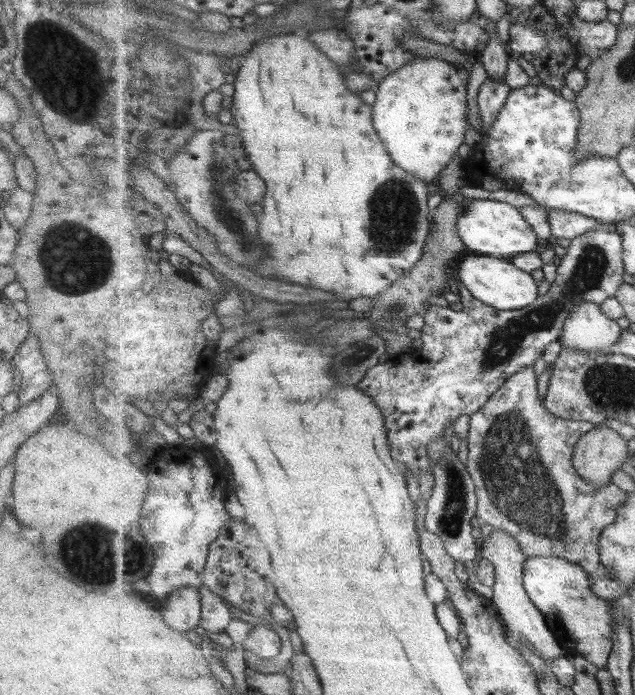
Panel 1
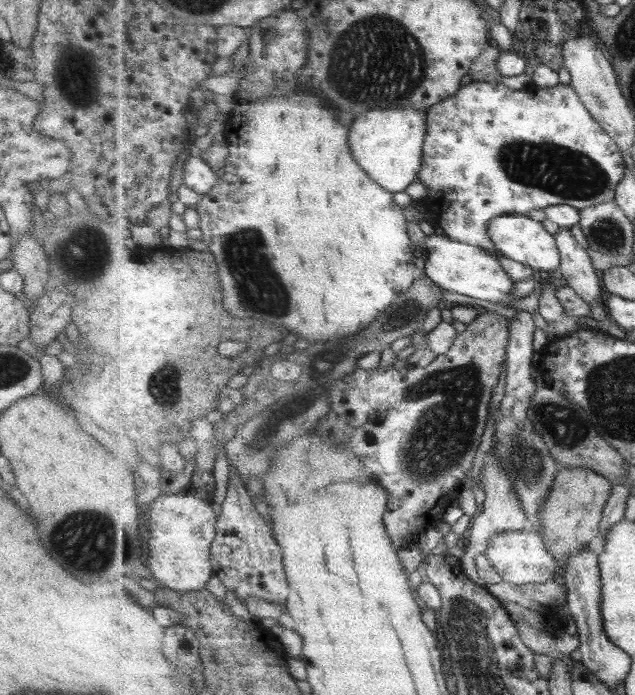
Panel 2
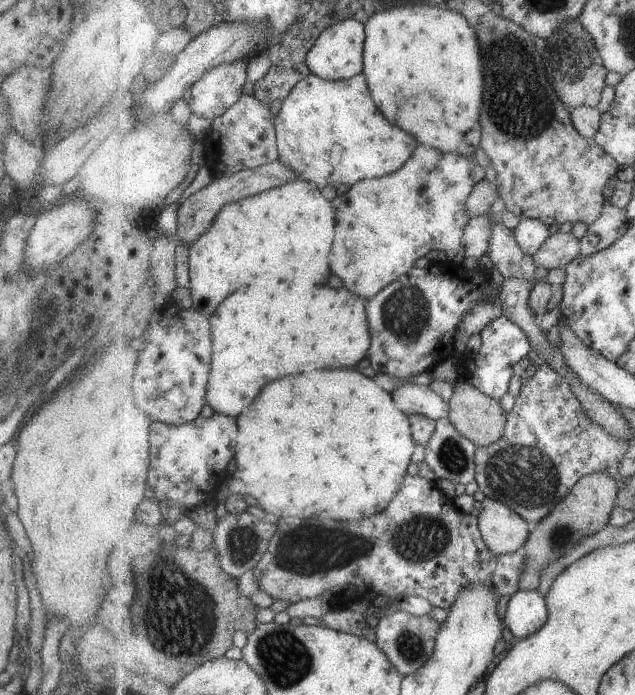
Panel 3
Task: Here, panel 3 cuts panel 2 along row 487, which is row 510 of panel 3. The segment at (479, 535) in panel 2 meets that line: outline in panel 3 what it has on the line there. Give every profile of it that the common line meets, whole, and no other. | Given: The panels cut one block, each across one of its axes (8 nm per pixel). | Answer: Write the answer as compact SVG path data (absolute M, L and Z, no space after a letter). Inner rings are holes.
M486 497L480 508L478 518L481 532L495 554L513 554L529 540L532 532L529 521L507 504Z

